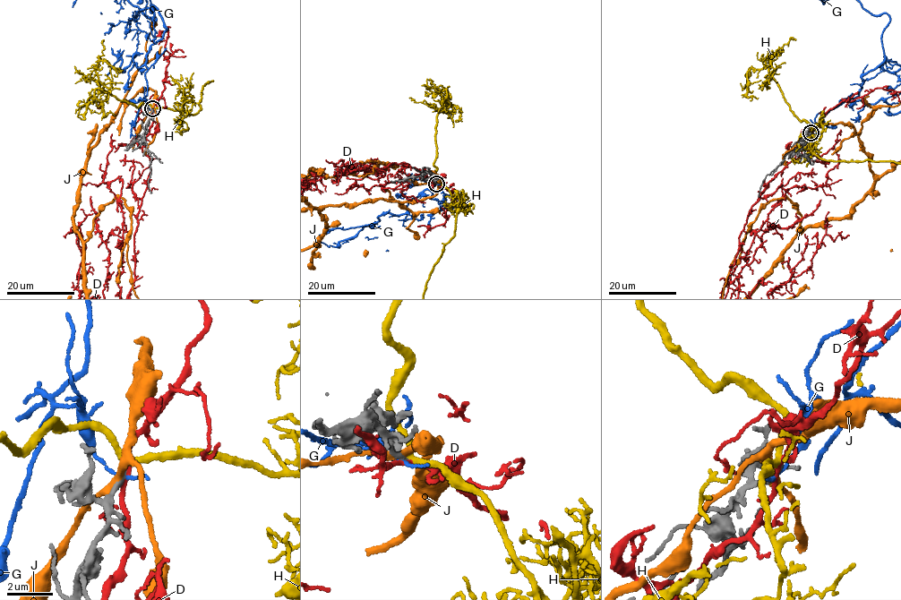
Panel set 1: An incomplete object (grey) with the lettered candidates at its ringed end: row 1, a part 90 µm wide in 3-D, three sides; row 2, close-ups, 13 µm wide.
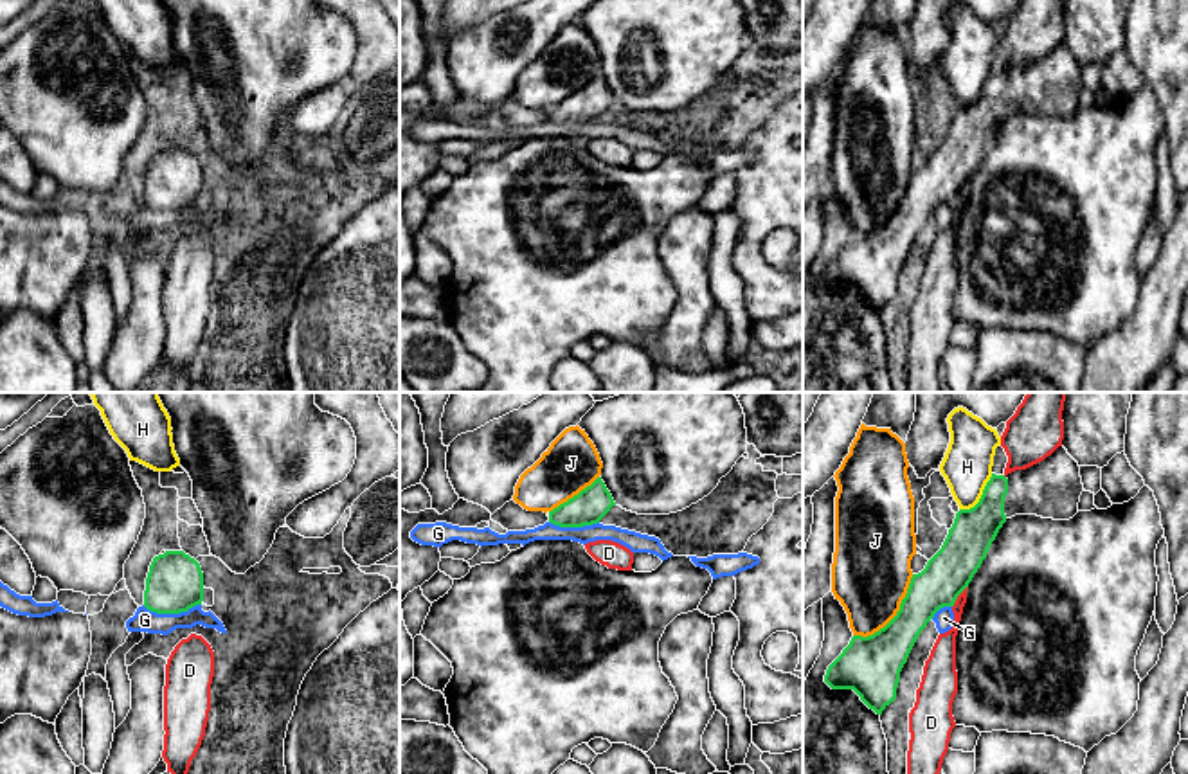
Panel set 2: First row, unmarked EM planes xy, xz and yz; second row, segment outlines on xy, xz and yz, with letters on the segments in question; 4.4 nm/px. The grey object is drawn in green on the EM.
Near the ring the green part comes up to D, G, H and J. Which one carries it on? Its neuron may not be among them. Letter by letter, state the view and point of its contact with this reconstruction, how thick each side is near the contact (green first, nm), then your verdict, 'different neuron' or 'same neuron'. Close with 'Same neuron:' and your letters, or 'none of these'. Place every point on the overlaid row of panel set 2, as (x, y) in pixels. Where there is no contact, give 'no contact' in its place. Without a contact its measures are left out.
D: contact yz (958, 594); calibres 200 and 100 nm; different neuron
G: contact xy (171, 612); calibres 260 and 100 nm; different neuron
H: contact yz (981, 497); calibres 200 and 220 nm; different neuron
J: contact yz (895, 616); calibres 260 and 360 nm; different neuron
Same neuron: none of these

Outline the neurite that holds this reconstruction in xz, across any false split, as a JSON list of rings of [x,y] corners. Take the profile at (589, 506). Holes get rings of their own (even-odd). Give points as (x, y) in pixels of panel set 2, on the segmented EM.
[[[601,477],[578,495],[549,511],[549,522],[560,527],[583,527],[598,524],[616,506]]]

